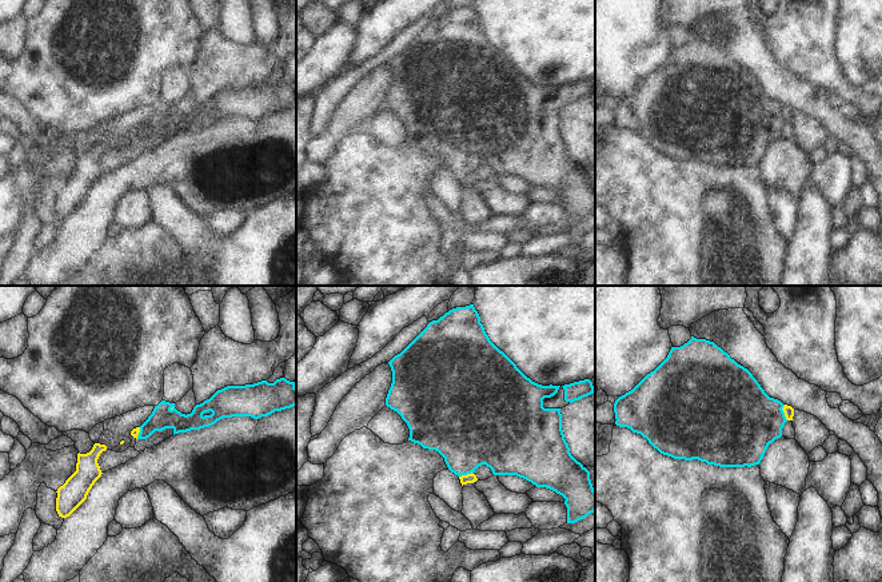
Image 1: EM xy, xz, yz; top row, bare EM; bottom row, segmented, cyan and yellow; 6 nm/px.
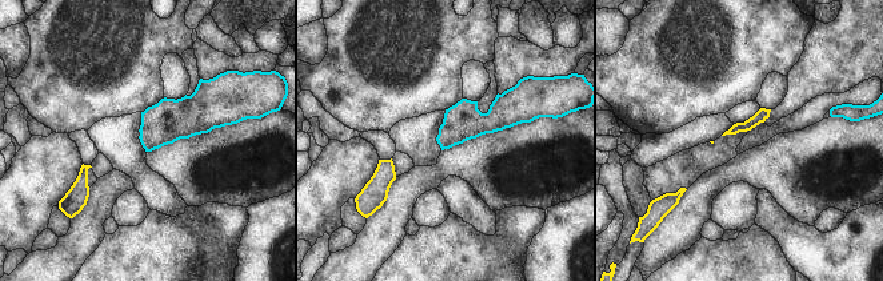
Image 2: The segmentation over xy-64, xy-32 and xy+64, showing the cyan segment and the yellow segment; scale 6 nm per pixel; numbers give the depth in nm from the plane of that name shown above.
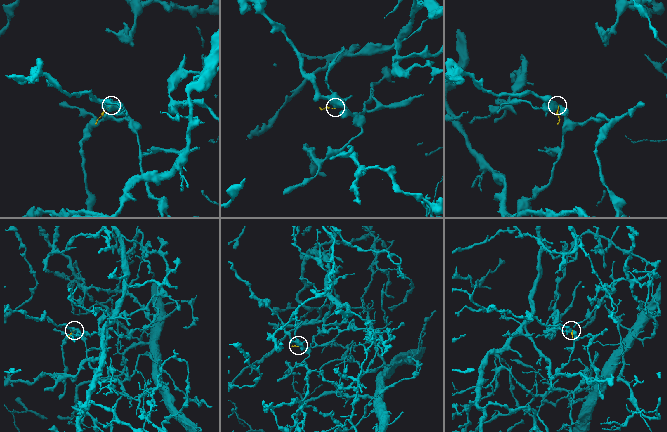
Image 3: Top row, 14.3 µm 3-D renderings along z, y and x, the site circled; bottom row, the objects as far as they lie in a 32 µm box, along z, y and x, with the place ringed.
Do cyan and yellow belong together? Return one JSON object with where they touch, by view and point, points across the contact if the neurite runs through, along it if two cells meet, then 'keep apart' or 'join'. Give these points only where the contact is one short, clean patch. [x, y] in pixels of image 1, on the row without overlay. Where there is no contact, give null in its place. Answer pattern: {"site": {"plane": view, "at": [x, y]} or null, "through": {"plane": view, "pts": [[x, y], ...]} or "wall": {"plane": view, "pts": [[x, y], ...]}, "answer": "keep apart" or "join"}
{"site": {"plane": "yz", "at": [783, 114]}, "wall": {"plane": "yz", "pts": [[783, 106], [782, 111], [787, 120]]}, "answer": "keep apart"}

